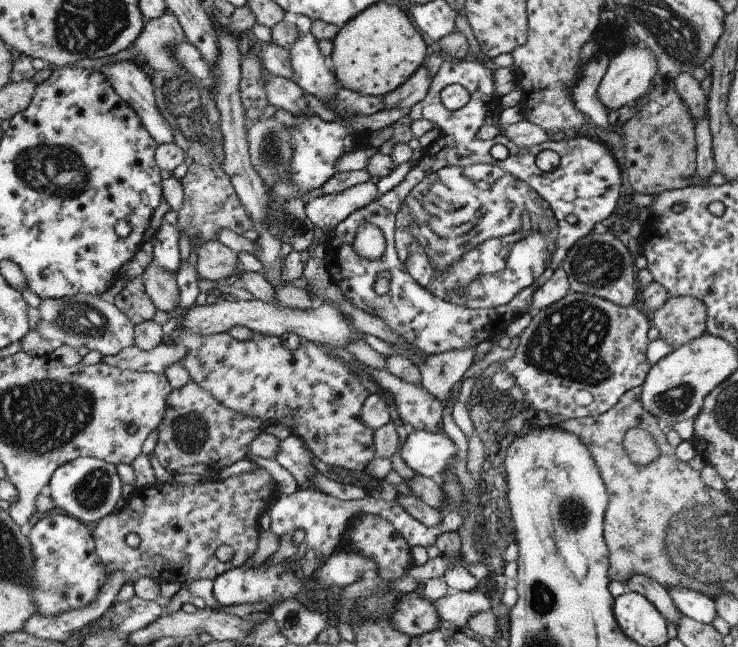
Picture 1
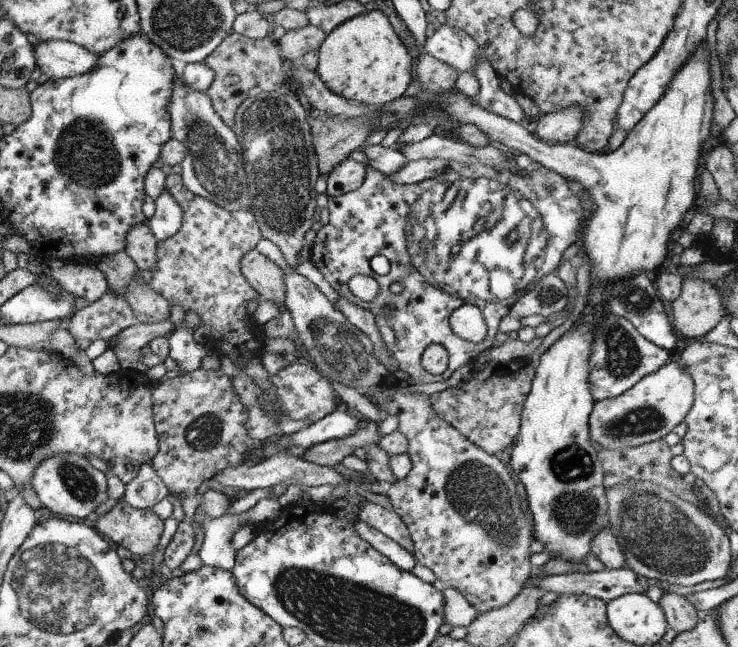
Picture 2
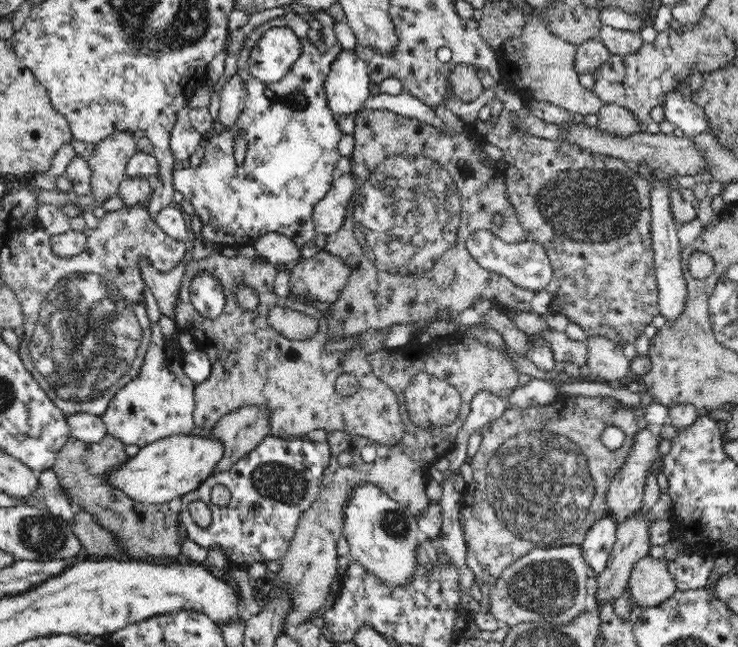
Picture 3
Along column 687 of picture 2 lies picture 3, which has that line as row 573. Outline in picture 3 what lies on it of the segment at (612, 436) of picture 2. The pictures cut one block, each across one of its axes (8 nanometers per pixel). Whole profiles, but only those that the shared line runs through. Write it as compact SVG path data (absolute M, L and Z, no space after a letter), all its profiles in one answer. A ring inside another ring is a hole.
M364 482L352 490L344 508L343 535L349 544L350 559L388 587L407 586L415 578L416 552L426 535L420 531L417 518L381 488Z

